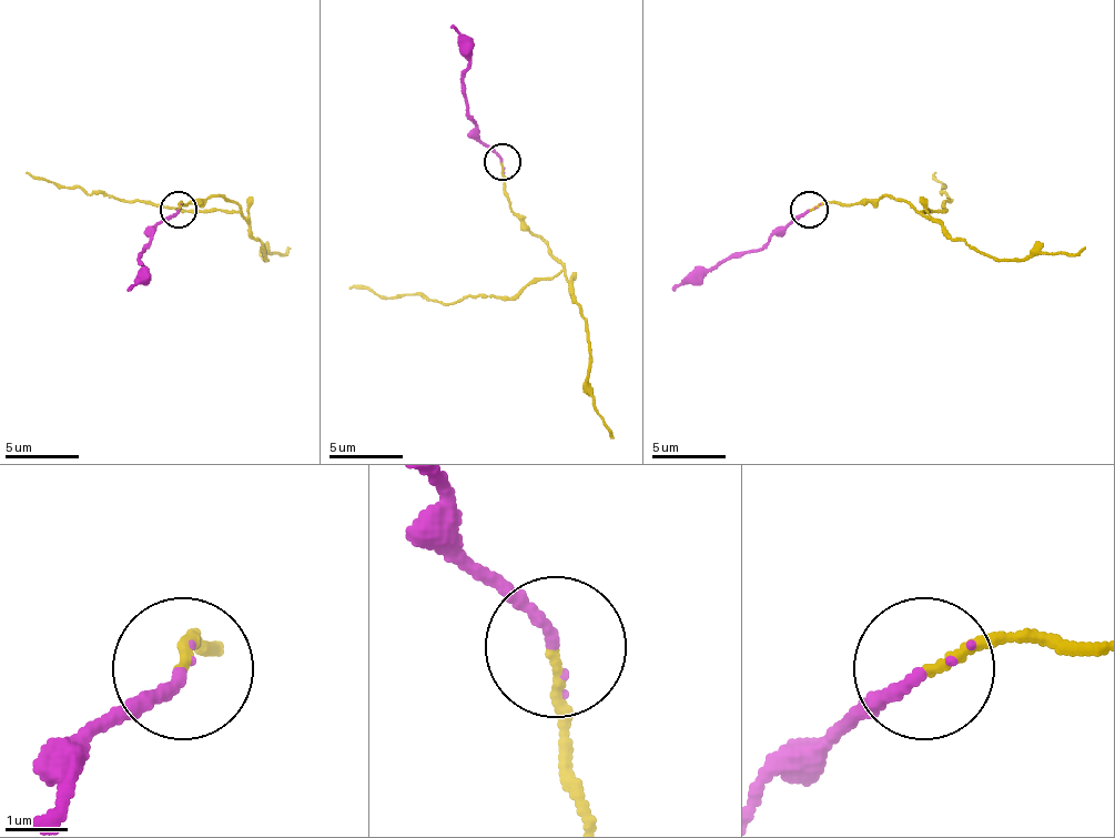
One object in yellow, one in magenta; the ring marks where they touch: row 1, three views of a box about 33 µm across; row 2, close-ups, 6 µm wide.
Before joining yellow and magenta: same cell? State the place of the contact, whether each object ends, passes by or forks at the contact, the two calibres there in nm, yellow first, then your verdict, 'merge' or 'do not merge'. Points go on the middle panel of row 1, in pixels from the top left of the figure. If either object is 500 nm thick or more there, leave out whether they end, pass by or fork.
at (502, 161); yellow ends there; magenta ends there; 140 nm thick on the yellow side, 190 nm on the other; do not merge

